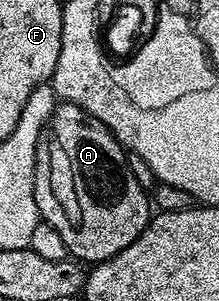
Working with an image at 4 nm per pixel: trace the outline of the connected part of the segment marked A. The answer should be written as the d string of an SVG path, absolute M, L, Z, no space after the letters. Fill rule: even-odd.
M61 102L36 152L34 201L43 222L54 225L73 260L95 265L122 253L146 229L150 195L138 185L128 164L129 152L86 109Z

